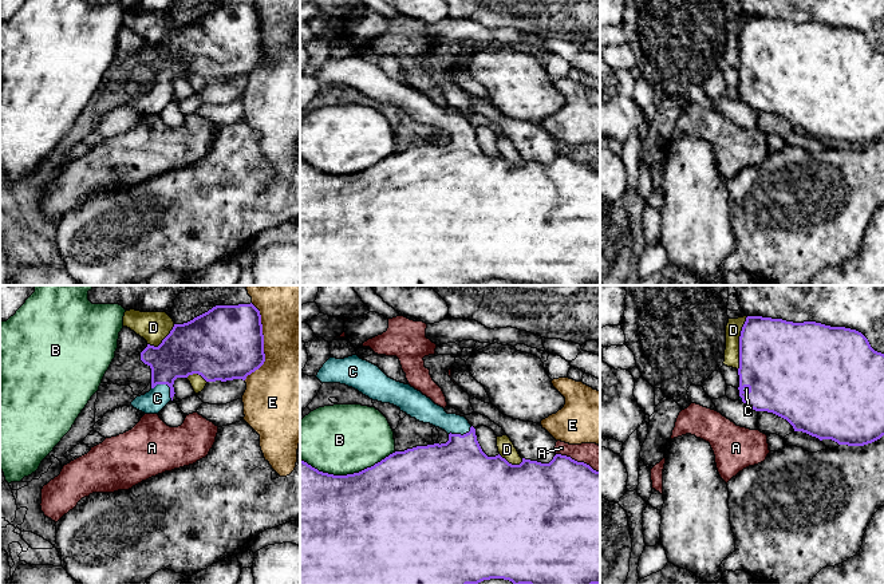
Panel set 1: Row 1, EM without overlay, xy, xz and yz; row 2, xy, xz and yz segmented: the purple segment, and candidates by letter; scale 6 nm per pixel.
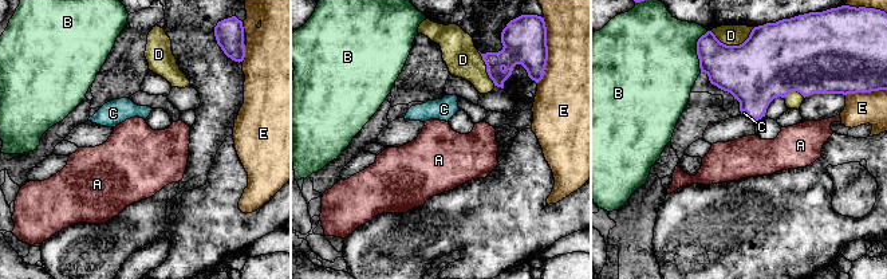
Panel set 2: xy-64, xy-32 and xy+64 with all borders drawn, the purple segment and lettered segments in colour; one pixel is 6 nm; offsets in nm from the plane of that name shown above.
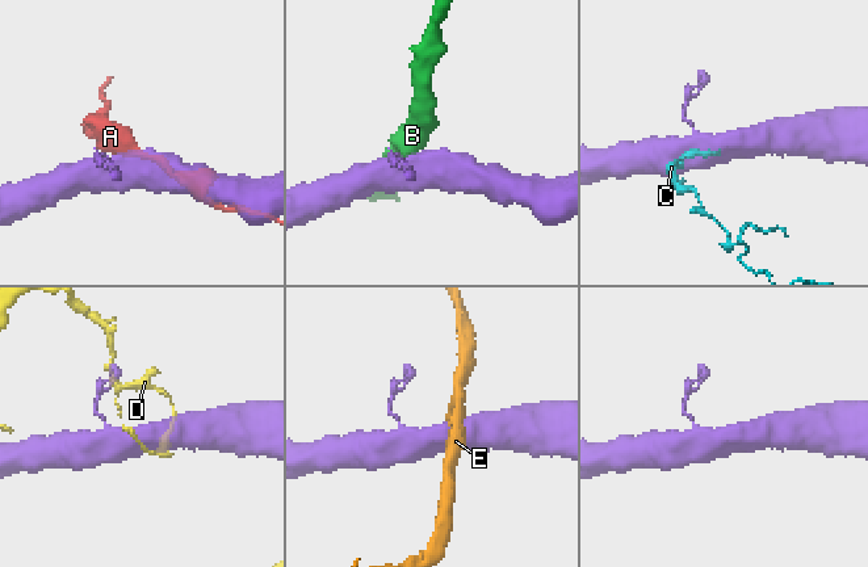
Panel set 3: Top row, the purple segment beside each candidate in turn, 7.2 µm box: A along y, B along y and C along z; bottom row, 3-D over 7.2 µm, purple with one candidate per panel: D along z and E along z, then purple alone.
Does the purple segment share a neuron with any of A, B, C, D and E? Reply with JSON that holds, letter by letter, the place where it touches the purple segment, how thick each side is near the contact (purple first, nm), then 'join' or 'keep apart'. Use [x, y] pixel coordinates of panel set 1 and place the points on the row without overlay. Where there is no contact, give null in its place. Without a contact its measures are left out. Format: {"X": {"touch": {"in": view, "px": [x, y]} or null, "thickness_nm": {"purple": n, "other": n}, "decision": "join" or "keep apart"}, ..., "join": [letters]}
{"A": {"touch": {"in": "xz", "px": [576, 161]}, "thickness_nm": {"purple": 500, "other": 150}, "decision": "keep apart"}, "B": {"touch": {"in": "xz", "px": [347, 174]}, "thickness_nm": {"purple": 500, "other": 420}, "decision": "keep apart"}, "C": {"touch": {"in": "xy", "px": [166, 83]}, "thickness_nm": {"purple": 300, "other": 140}, "decision": "join"}, "D": {"touch": {"in": "yz", "px": [740, 43]}, "thickness_nm": {"purple": 460, "other": 100}, "decision": "keep apart"}, "E": {"touch": {"in": "xy", "px": [263, 43]}, "thickness_nm": {"purple": 440, "other": 440}, "decision": "keep apart"}, "join": ["C"]}

